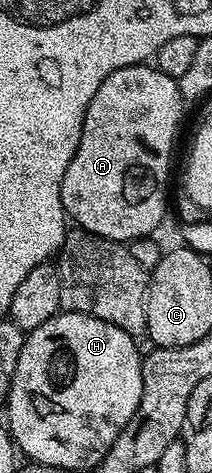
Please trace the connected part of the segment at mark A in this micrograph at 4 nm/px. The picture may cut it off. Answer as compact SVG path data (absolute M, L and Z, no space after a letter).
M154 65L122 67L93 93L81 129L81 141L65 177L61 181L61 201L70 222L76 228L112 239L115 243L130 244L133 239L156 234L159 222L167 211L167 178L171 175L171 150L175 147L175 134L183 119L185 100L176 80L161 73Z

